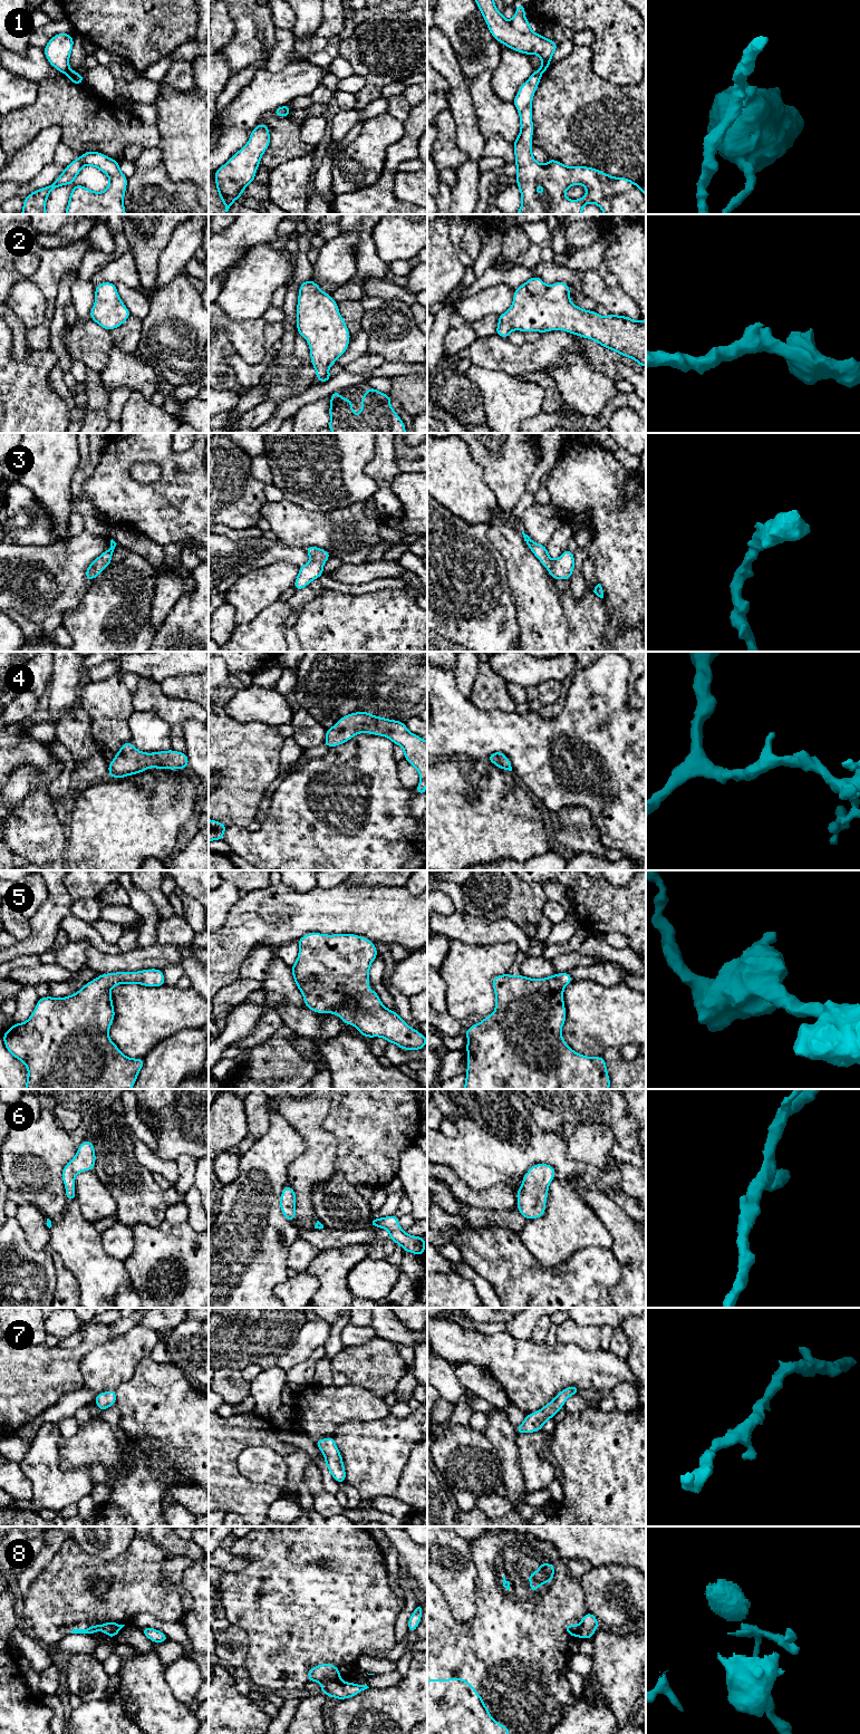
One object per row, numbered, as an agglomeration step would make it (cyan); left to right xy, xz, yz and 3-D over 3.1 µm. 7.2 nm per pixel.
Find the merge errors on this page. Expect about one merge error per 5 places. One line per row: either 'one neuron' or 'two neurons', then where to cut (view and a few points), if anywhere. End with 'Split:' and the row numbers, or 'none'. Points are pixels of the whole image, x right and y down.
1: two neurons | xy (68, 68), (65, 73)
2: one neuron | no cut
3: one neuron | no cut
4: one neuron | no cut
5: one neuron | no cut
6: one neuron | no cut
7: one neuron | no cut
8: two neurons | xz (340, 1678), (320, 1682)
Split: 1, 8

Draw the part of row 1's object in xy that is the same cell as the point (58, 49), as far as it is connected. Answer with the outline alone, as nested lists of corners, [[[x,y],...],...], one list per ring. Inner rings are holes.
[[[69,33],[55,35],[44,48],[49,64],[59,70],[60,74],[66,74],[69,69],[69,57],[74,47],[73,36]]]

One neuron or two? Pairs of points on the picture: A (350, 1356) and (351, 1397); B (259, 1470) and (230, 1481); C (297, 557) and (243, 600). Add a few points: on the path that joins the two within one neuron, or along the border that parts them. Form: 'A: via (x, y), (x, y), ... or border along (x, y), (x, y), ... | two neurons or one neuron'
A: border along (332, 1384), (337, 1386), (358, 1385), (376, 1395) | two neurons
B: border along (243, 1450), (238, 1470), (249, 1480), (268, 1485) | two neurons
C: border along (263, 566), (289, 562), (298, 568) | two neurons

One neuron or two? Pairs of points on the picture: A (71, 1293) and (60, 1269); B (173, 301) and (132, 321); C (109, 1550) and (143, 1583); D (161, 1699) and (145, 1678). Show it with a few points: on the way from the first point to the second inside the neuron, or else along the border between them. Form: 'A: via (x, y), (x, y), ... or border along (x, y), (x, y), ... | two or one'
A: via (67, 1288), (64, 1274) | one
B: border along (142, 320), (141, 338), (136, 346) | two
C: border along (134, 1538), (113, 1559), (90, 1554) | two
D: via (155, 1694), (145, 1684) | one

